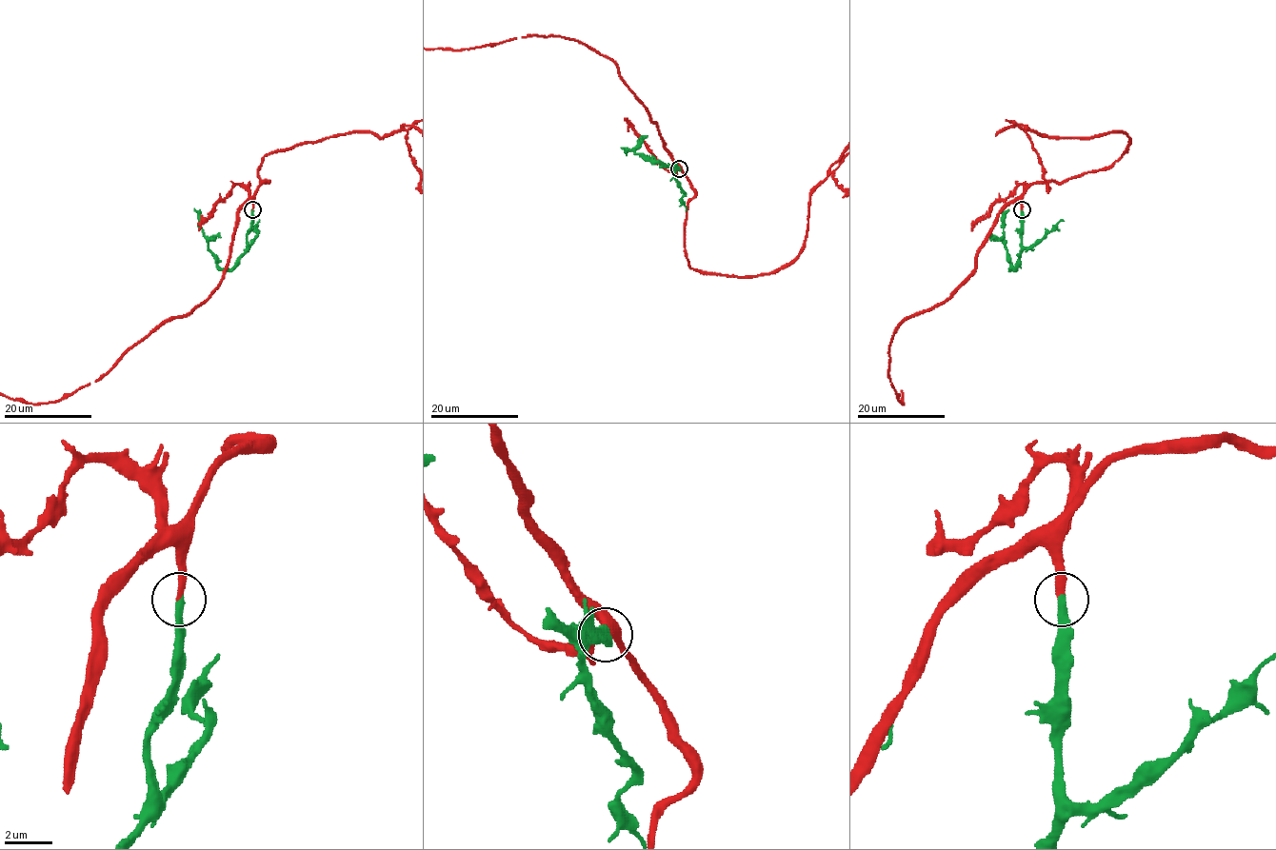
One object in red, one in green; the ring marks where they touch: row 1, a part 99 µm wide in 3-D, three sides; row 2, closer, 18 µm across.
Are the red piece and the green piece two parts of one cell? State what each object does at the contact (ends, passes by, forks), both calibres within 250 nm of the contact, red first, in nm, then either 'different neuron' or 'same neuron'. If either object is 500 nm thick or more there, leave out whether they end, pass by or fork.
red ends there; green ends there; 300 nm thick on the red side, 320 nm on the other; same neuron

